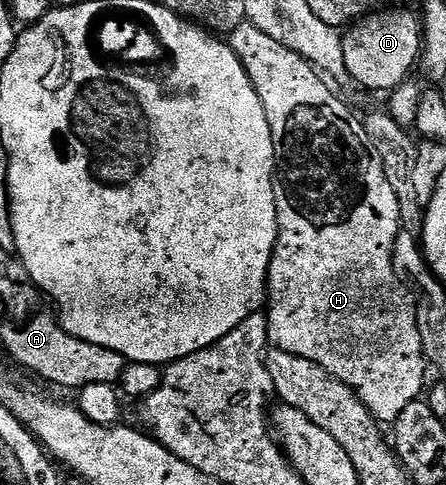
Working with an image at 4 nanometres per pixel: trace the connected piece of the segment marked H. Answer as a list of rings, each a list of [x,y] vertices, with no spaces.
[[[251,23],[239,25],[230,34],[230,44],[234,55],[242,63],[246,75],[250,75],[250,83],[254,83],[254,91],[258,91],[258,99],[262,99],[262,111],[266,111],[266,123],[270,123],[270,135],[274,139],[276,152],[276,168],[274,170],[274,199],[276,200],[276,246],[270,259],[268,268],[268,291],[266,294],[266,316],[268,318],[268,339],[275,348],[290,351],[290,355],[298,355],[302,359],[310,359],[318,363],[330,375],[334,375],[342,383],[346,383],[356,392],[356,398],[367,407],[372,416],[381,423],[394,423],[402,411],[406,411],[409,403],[417,400],[425,392],[424,389],[424,361],[426,365],[426,350],[422,343],[422,335],[418,331],[416,318],[416,300],[412,298],[412,290],[405,285],[404,280],[396,273],[392,262],[394,239],[402,228],[399,217],[398,198],[390,187],[389,180],[383,170],[383,165],[376,153],[370,151],[363,129],[363,120],[357,118],[348,110],[344,101],[339,101],[332,94],[332,89],[327,80],[304,57],[290,51],[278,39],[266,35]]]

